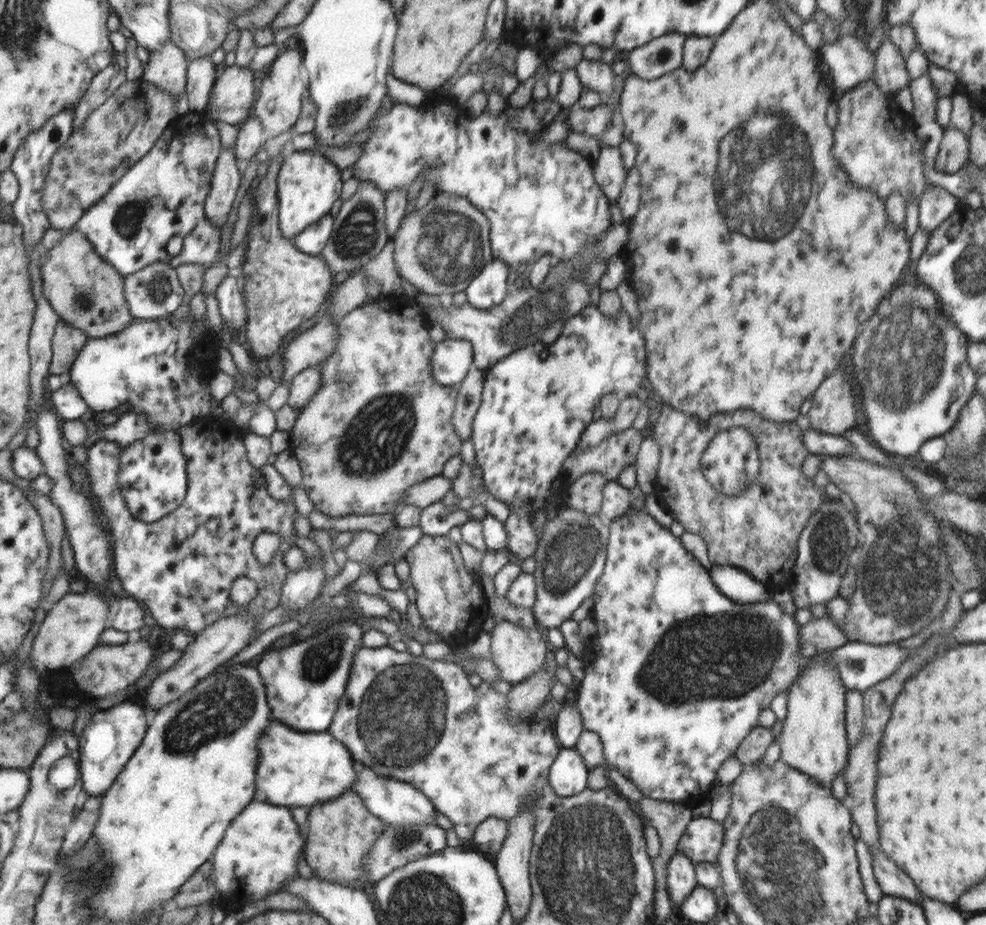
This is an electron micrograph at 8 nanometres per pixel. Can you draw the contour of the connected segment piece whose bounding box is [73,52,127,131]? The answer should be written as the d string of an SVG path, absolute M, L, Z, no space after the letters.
M116 52L113 62L102 70L91 82L82 102L74 112L74 131L82 128L91 114L94 114L107 99L114 96L115 90L127 82L127 56L123 52Z

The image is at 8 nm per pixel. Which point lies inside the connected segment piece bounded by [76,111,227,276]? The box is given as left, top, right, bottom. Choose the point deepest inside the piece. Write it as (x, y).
(164, 195)

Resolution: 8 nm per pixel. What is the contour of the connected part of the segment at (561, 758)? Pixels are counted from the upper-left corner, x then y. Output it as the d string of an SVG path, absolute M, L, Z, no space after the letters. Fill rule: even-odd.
M561 747L548 772L549 789L557 796L573 796L585 788L585 776L587 770L579 753L574 748Z

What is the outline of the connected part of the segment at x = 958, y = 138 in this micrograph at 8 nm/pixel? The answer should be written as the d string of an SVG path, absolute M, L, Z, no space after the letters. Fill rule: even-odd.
M948 126L935 155L933 168L936 172L952 175L959 172L968 159L968 140L961 130Z

